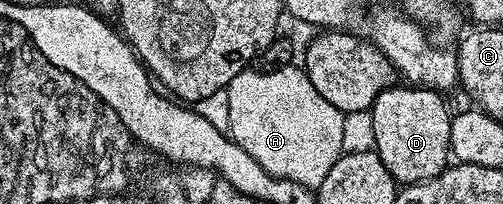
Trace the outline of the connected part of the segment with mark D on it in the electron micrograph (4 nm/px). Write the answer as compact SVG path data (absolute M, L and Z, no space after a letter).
M396 84L382 90L371 105L369 117L371 138L375 141L373 149L379 155L381 164L389 168L396 183L424 182L447 169L452 157L449 128L453 114L447 111L443 98L444 95L437 90Z

